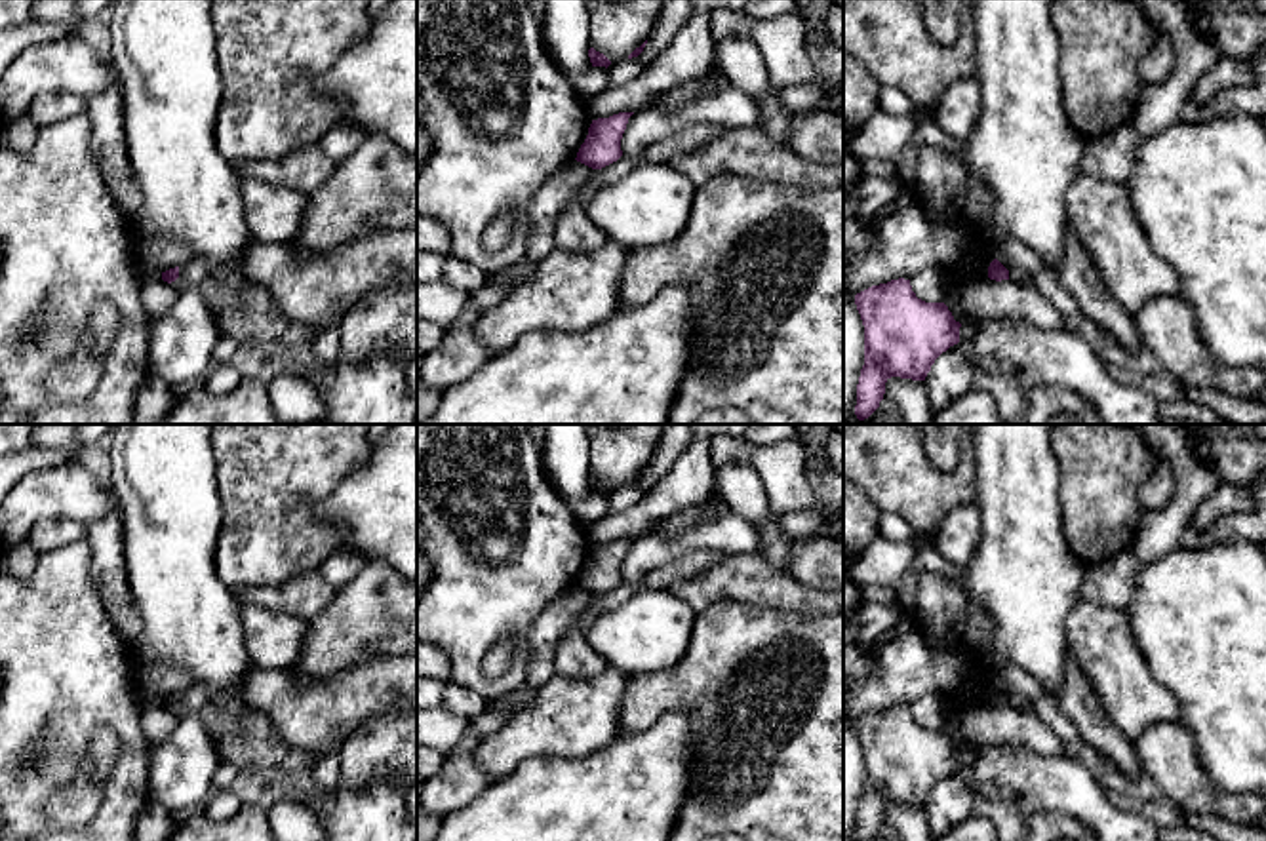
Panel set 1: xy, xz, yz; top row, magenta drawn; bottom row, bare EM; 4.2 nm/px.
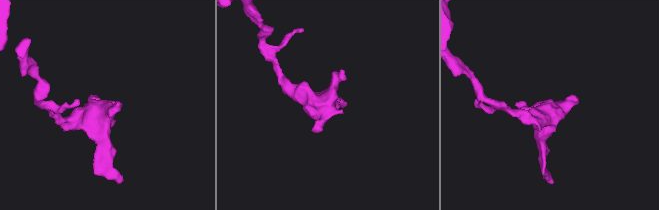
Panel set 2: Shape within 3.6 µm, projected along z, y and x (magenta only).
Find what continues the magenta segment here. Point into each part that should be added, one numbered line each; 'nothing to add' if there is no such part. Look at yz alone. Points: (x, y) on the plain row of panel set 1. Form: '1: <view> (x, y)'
nothing to add

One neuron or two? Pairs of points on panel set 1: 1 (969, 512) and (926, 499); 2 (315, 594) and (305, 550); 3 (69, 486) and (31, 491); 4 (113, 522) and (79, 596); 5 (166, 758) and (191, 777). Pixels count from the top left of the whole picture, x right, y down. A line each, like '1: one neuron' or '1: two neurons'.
1: two neurons
2: two neurons
3: one neuron
4: two neurons
5: one neuron

